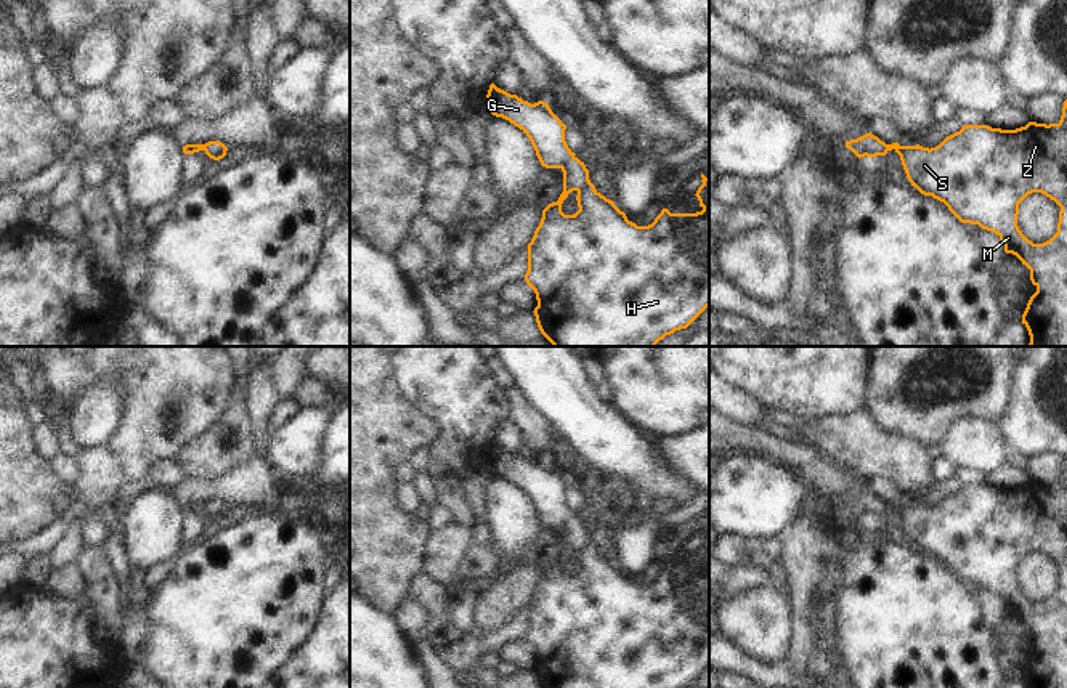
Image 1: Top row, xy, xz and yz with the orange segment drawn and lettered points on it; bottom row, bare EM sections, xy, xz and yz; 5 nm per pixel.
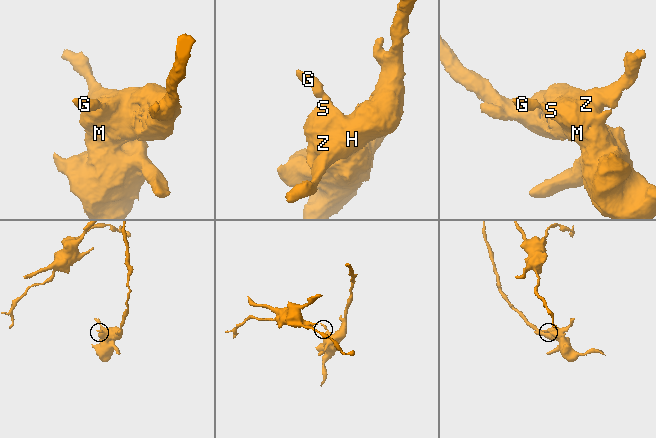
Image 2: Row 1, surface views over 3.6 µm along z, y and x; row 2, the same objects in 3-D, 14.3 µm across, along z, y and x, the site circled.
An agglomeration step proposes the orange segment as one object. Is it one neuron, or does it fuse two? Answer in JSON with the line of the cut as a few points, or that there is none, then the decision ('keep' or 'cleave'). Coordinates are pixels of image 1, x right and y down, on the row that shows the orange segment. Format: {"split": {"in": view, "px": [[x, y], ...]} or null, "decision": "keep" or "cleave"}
{"split": null, "decision": "keep"}

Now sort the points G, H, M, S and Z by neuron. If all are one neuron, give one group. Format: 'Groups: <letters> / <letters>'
Groups: G H M S Z

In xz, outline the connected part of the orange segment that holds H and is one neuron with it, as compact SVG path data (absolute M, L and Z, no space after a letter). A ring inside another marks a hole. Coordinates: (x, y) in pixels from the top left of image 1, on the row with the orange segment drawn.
M494 83L489 85L486 95L488 109L493 115L502 117L518 127L531 141L536 156L542 167L546 168L560 168L563 172L563 192L557 202L549 204L542 210L542 218L539 226L534 231L531 242L528 244L528 271L525 274L526 284L534 290L538 306L534 308L534 316L541 334L554 346L655 346L666 335L674 334L675 330L687 329L708 306L709 306L709 178L701 173L703 184L696 191L701 212L696 213L671 213L667 208L663 208L655 221L648 226L637 226L629 221L626 213L621 212L613 200L602 196L589 180L589 170L584 162L581 162L576 154L568 148L565 141L566 125L552 112L547 103L538 101L534 104L523 101L517 95L510 95ZM576 191L576 200L579 210L574 215L565 215L562 212L562 204L570 192Z

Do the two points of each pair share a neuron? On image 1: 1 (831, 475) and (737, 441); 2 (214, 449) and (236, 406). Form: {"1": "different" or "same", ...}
{"1": "same", "2": "same"}

